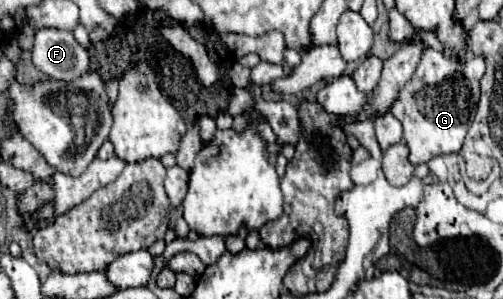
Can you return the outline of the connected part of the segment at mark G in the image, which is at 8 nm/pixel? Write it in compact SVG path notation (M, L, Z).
M428 48L416 68L412 80L400 90L390 112L404 126L404 142L410 148L410 162L424 164L438 154L458 152L464 136L474 120L480 98L480 78L484 74L484 60L470 56L464 60L450 60L438 50Z

